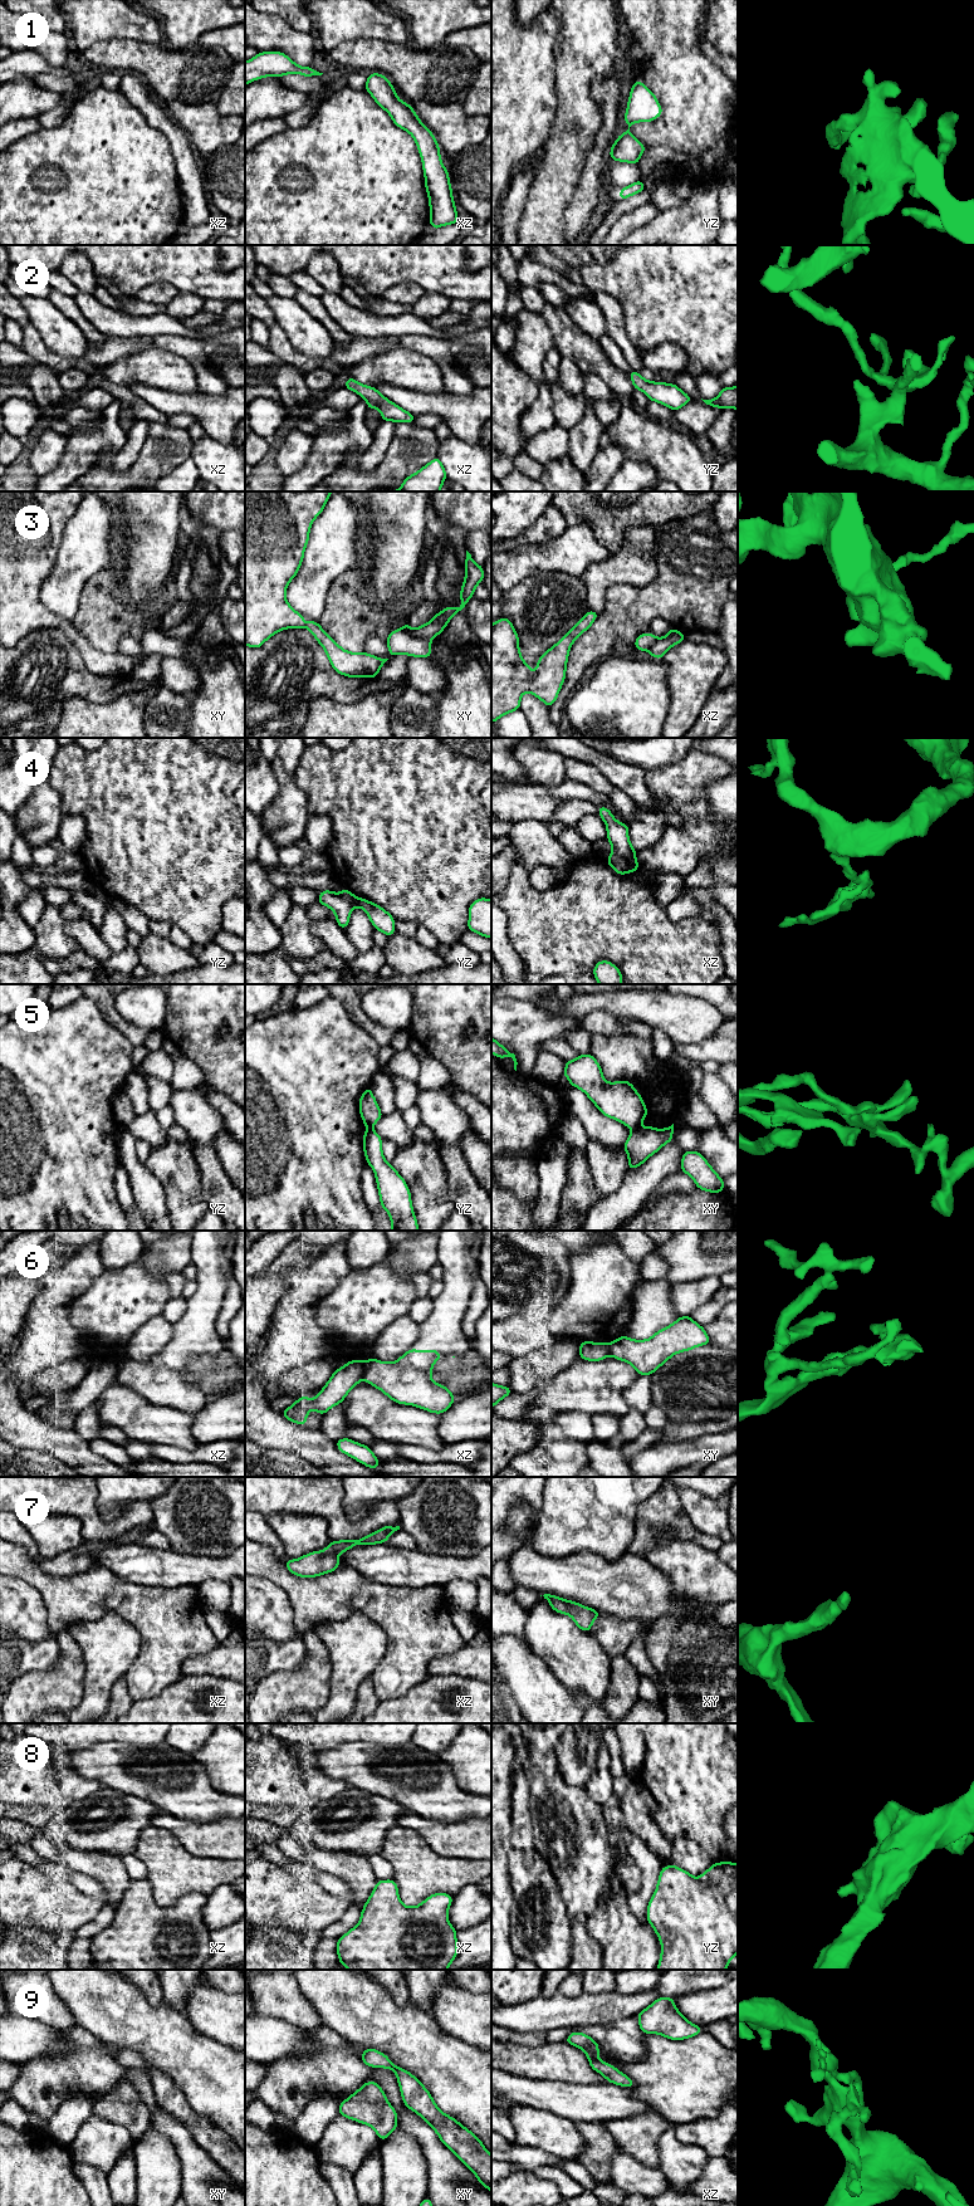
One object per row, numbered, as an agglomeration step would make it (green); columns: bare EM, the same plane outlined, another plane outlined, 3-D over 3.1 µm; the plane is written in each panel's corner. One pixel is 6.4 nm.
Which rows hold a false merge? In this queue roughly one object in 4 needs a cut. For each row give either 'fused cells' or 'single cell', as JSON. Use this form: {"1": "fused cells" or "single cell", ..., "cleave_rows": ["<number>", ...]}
{"1": "single cell", "2": "single cell", "3": "fused cells", "4": "single cell", "5": "fused cells", "6": "fused cells", "7": "single cell", "8": "single cell", "9": "single cell", "cleave_rows": ["3", "5", "6"]}

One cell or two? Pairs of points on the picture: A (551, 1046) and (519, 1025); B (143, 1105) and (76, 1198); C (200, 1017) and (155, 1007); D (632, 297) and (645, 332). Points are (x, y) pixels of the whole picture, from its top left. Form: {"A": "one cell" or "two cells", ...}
{"A": "two cells", "B": "two cells", "C": "two cells", "D": "one cell"}

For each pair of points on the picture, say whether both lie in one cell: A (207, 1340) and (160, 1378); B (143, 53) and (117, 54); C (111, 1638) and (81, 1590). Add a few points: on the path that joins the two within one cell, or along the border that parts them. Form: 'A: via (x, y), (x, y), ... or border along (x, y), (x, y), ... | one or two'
A: via (196, 1341), (171, 1366) | one
B: via (137, 54), (123, 54) | one
C: border along (127, 1620), (106, 1612), (99, 1618), (69, 1625) | two

